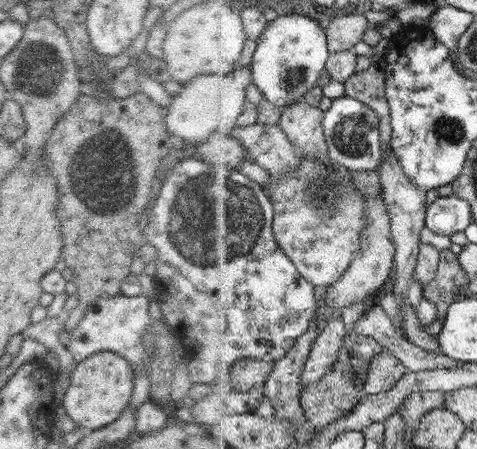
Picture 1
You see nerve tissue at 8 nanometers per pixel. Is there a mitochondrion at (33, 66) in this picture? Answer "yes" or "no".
yes

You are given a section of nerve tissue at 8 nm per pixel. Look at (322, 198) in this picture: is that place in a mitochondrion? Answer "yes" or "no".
yes

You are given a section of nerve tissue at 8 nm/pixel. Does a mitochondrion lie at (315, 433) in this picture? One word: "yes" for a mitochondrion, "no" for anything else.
no

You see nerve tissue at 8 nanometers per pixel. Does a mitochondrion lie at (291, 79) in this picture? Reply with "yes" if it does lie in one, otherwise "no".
yes

